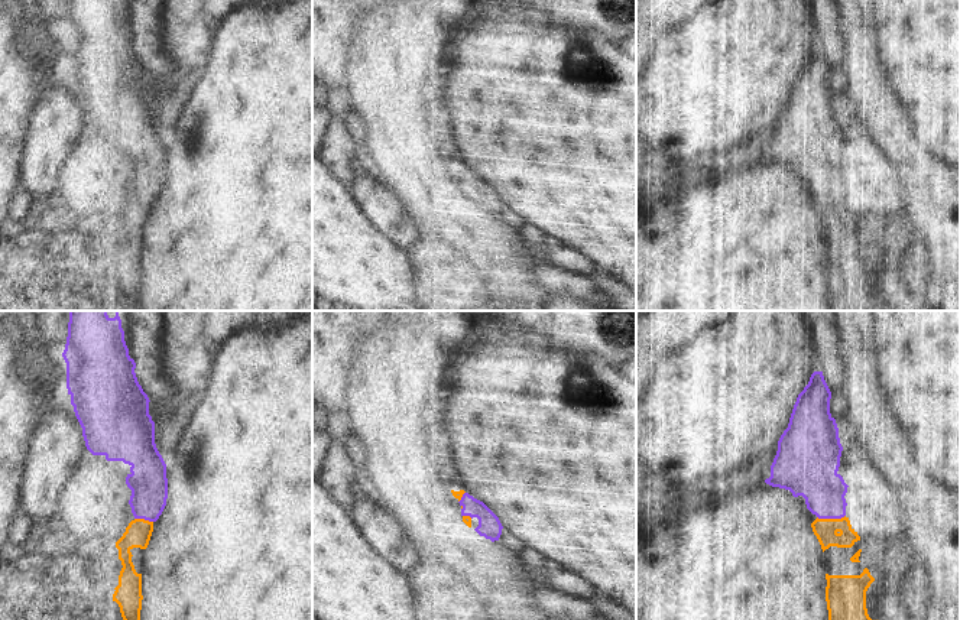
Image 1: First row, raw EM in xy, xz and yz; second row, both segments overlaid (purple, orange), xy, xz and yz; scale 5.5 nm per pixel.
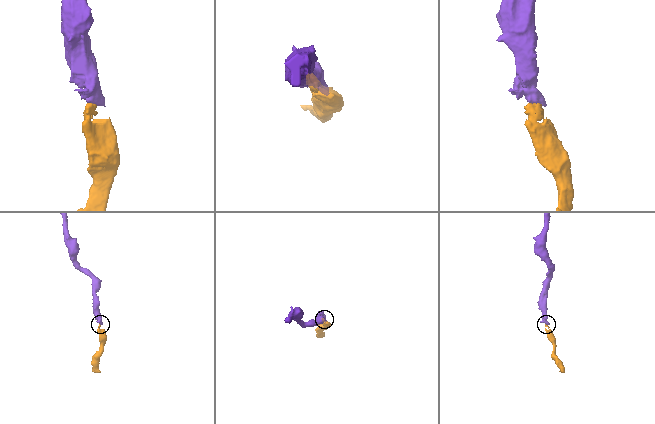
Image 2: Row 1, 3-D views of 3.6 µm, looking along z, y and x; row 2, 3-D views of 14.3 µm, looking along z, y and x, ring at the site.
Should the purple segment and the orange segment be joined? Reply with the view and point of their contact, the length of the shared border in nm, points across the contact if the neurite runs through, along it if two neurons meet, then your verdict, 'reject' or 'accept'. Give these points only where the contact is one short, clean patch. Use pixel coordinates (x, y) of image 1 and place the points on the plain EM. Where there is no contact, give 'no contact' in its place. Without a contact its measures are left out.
yz (830, 194) | 160 nm | across yz (814, 152), (824, 166), (830, 194), (826, 207) | accept

